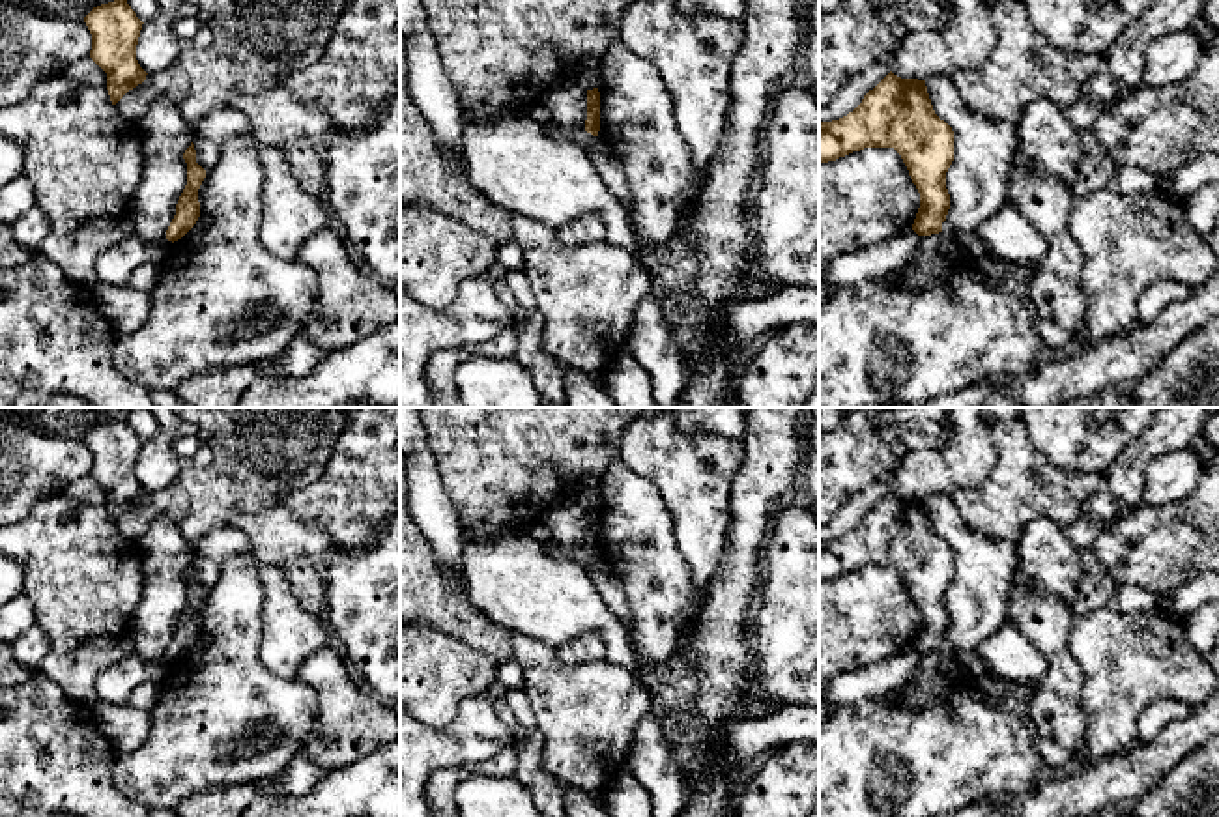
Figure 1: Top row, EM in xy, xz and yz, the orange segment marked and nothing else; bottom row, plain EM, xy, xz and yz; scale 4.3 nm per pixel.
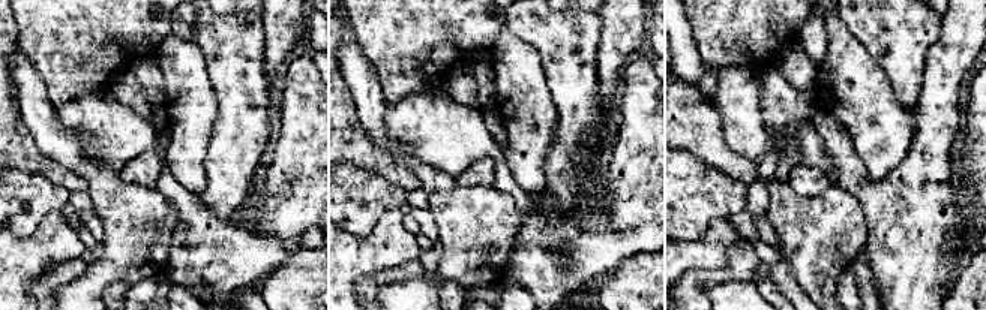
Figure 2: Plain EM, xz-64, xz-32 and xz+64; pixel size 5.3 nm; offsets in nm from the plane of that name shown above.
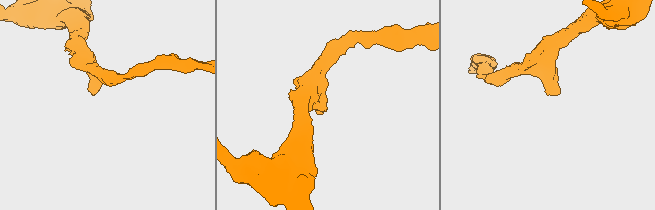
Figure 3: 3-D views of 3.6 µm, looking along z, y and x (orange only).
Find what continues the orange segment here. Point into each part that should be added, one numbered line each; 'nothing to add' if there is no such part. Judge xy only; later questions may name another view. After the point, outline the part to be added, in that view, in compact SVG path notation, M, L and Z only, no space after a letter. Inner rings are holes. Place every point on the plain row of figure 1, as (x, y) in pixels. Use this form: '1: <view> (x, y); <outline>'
nothing to add

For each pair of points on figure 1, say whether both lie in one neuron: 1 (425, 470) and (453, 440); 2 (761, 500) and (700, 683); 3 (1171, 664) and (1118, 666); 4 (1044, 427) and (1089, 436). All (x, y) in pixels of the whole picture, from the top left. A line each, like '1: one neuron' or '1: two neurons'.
1: two neurons
2: one neuron
3: one neuron
4: one neuron

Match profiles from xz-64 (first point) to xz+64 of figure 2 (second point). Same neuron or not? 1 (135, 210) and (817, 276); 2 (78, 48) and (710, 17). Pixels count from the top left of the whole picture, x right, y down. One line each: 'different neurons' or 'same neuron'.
1: same neuron
2: same neuron

